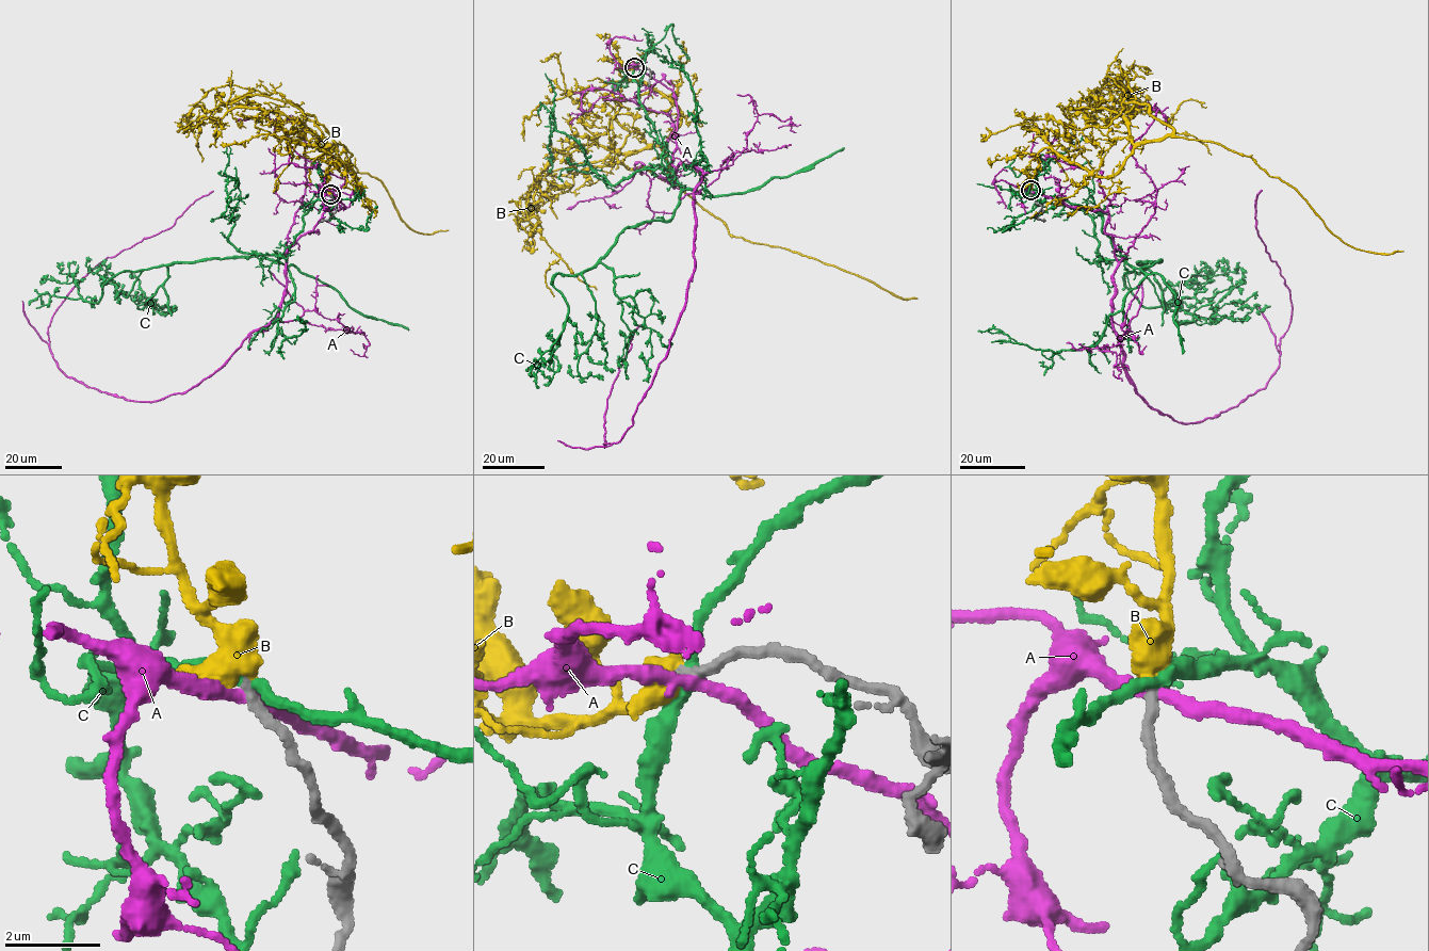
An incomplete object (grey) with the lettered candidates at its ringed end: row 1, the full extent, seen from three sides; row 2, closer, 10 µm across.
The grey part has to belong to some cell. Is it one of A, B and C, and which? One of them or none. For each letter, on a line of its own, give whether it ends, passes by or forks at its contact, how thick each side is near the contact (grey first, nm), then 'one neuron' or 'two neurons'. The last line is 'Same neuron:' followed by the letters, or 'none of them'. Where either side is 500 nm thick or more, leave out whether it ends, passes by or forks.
A: it passes by | 260/260 nm | two neurons
B: it passes by | 240/400 nm | one neuron
C: it passes by | 240/240 nm | two neurons
Same neuron: B

